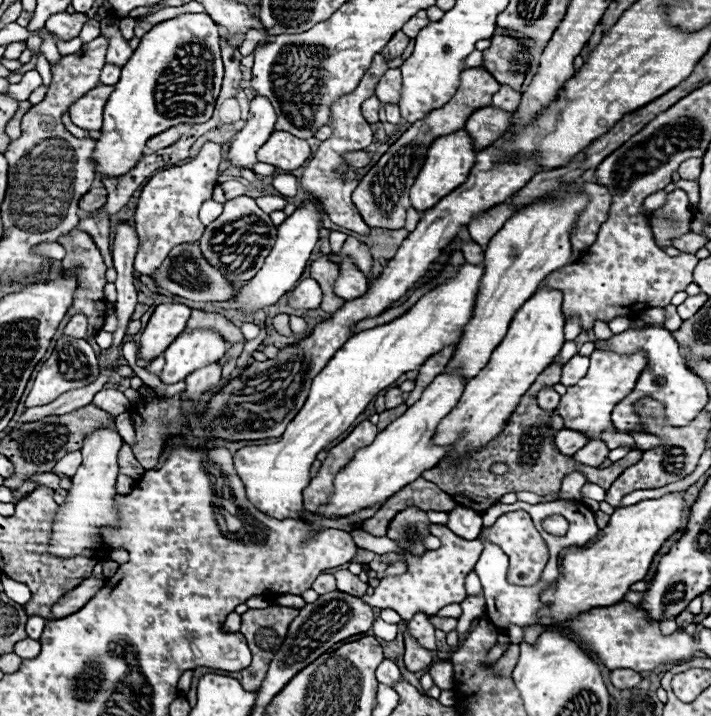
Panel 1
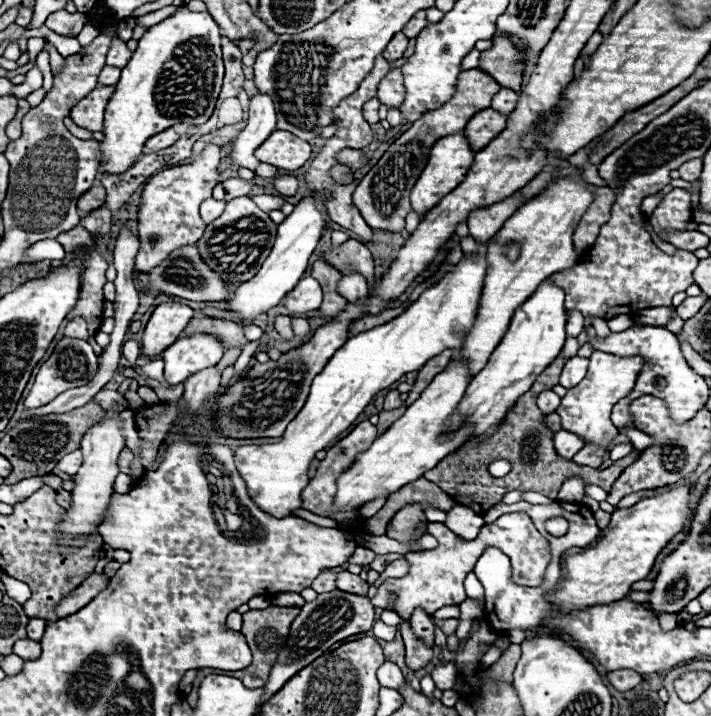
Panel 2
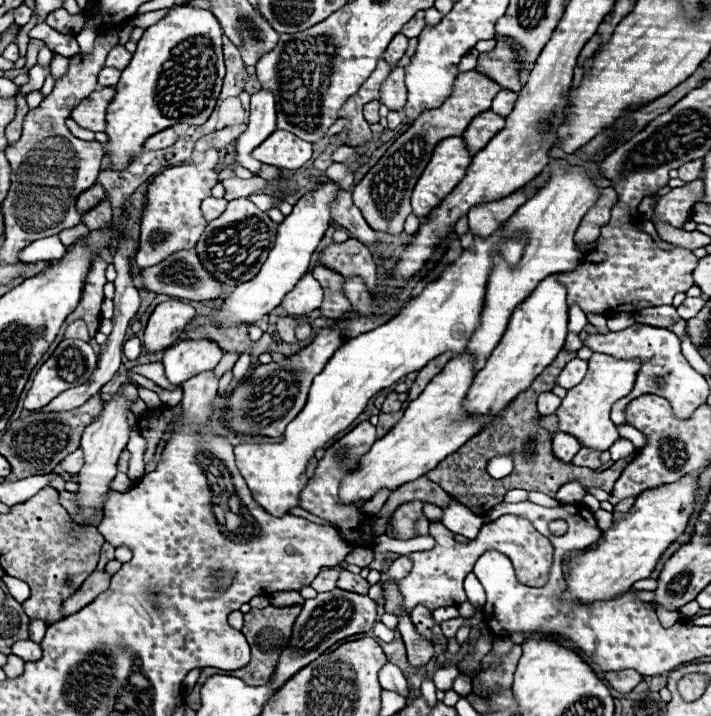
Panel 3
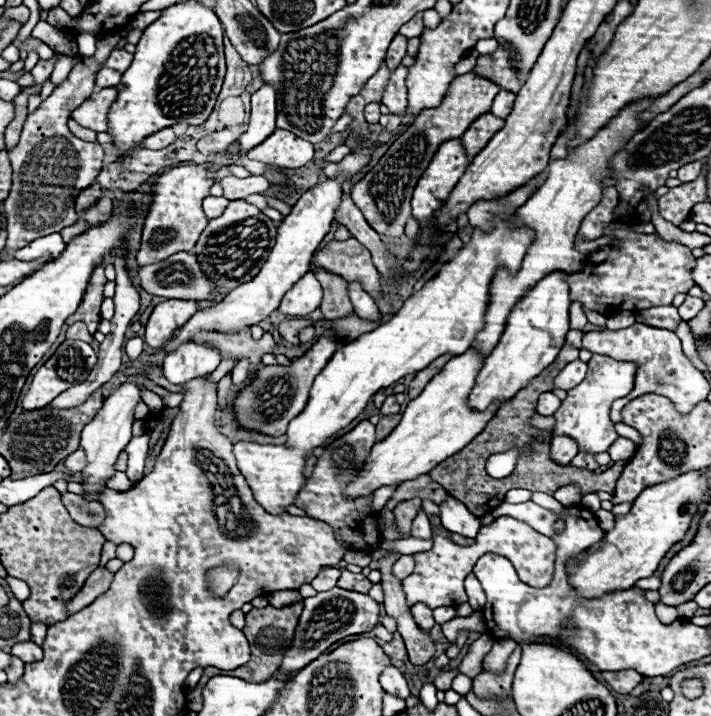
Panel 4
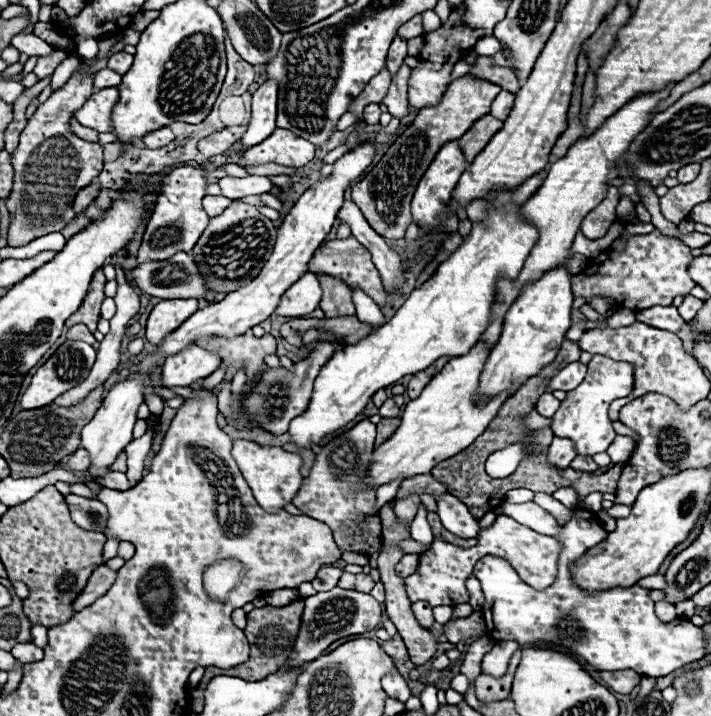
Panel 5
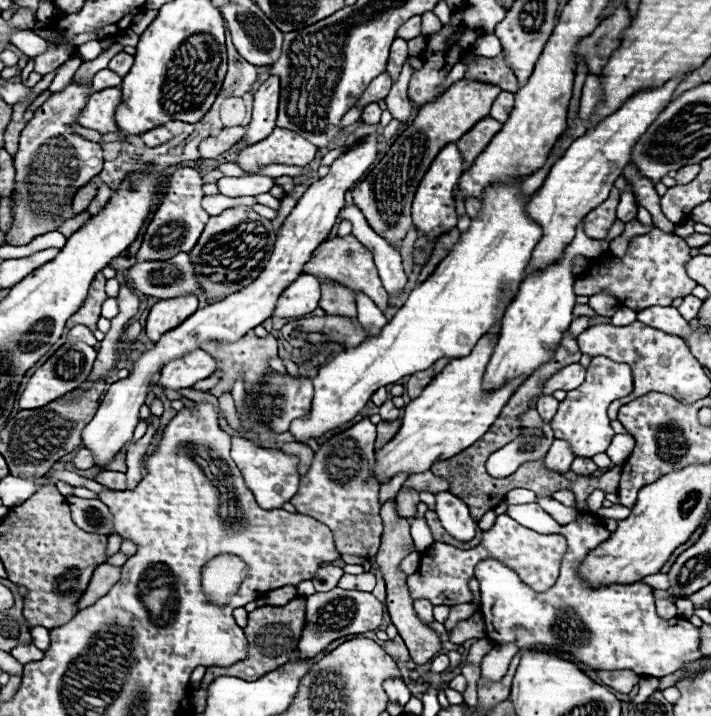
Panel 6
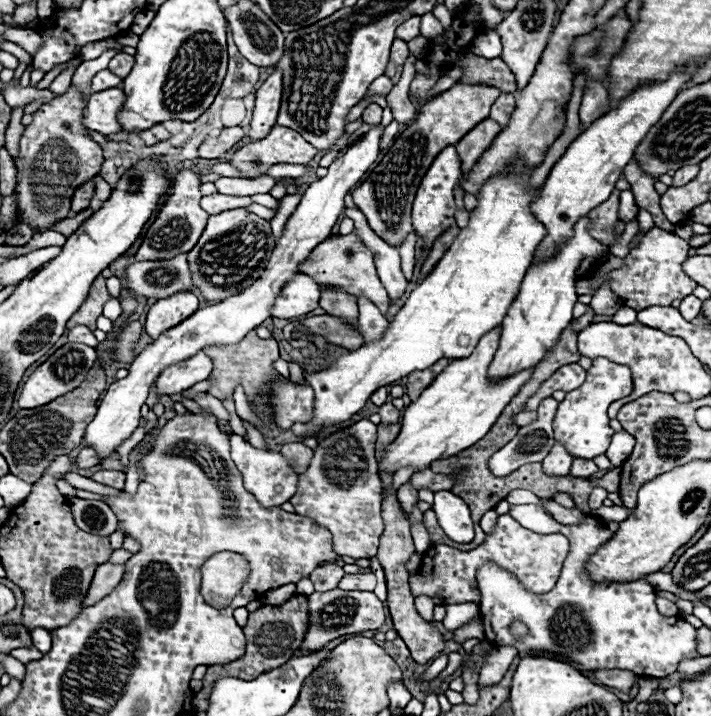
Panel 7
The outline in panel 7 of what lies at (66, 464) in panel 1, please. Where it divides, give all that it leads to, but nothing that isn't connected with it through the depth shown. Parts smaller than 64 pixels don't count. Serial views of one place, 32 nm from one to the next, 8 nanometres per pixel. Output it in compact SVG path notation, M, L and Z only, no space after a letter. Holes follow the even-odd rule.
M82 448L78 458L74 460L74 464L78 468L92 468L92 466L100 464L100 456L98 456L98 452L94 448Z

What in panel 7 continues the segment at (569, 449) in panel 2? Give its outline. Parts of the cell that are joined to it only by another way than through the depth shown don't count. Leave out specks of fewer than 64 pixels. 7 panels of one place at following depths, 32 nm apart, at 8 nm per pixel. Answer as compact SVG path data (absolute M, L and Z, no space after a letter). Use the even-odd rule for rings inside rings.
M556 442L552 452L542 460L542 470L548 476L562 478L562 476L568 476L570 464L572 464L572 456L568 456L568 452L564 452L564 446L560 442Z

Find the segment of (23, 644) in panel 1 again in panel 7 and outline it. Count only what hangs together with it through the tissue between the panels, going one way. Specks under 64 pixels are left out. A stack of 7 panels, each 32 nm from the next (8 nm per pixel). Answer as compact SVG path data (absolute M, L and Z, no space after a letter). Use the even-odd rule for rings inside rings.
M32 646L32 648L16 648L16 650L10 652L10 656L14 656L16 660L20 660L22 664L28 664L28 662L32 662L32 660L42 658L42 652L38 652L38 650Z

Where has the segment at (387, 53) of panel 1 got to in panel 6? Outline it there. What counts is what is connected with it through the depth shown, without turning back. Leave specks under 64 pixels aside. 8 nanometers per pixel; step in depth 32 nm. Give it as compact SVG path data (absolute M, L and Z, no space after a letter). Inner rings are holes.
M396 38L394 44L392 44L392 48L390 48L390 58L388 58L388 68L386 68L386 72L390 74L392 80L398 78L400 68L404 66L406 58L408 58L408 46L406 46L404 40Z

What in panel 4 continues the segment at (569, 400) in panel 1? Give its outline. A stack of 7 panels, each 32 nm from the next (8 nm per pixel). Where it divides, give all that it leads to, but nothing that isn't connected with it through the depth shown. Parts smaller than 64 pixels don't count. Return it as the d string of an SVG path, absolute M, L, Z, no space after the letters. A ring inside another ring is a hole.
M594 354L592 360L588 362L586 378L568 392L568 396L562 400L562 406L554 414L554 418L556 418L554 434L570 436L572 440L576 440L580 452L588 452L588 454L606 452L610 448L610 444L618 438L618 434L614 430L614 422L608 418L610 404L632 392L634 372L636 372L636 364L632 364L632 362L616 362L608 356Z

